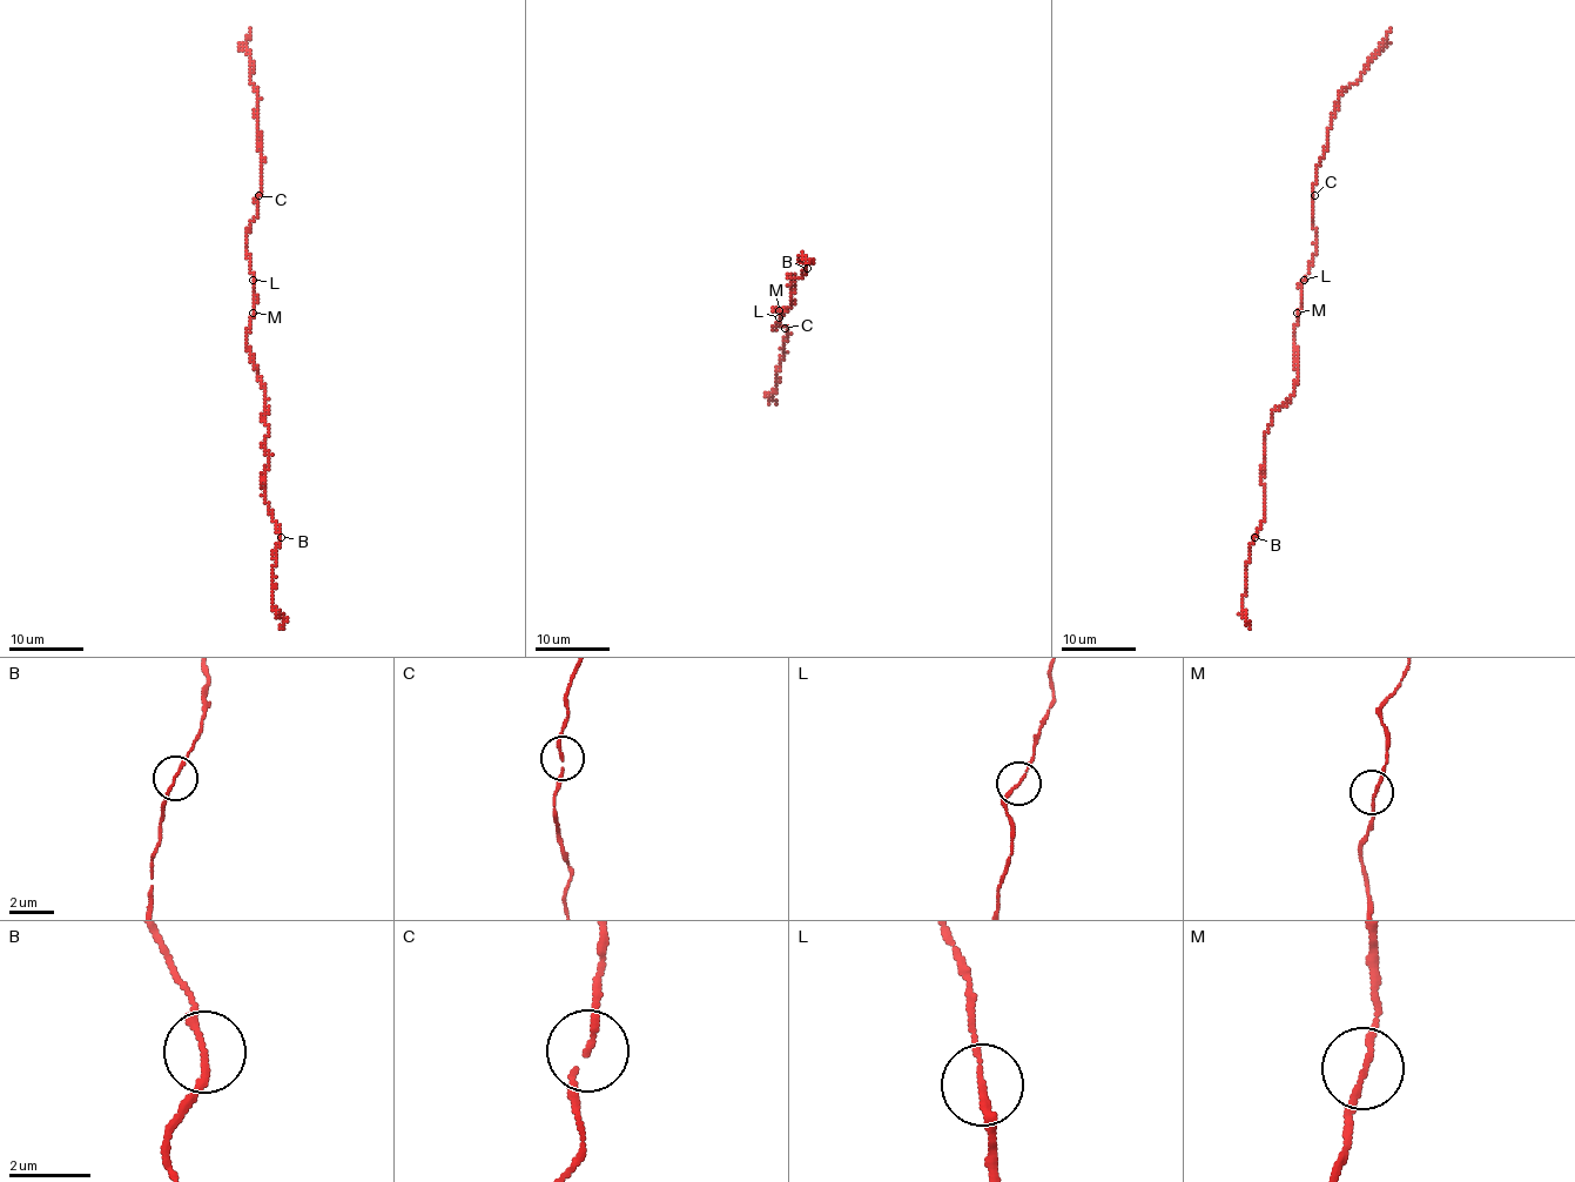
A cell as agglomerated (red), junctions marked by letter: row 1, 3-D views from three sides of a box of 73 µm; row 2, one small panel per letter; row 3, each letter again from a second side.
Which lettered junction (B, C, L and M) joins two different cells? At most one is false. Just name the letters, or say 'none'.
none

